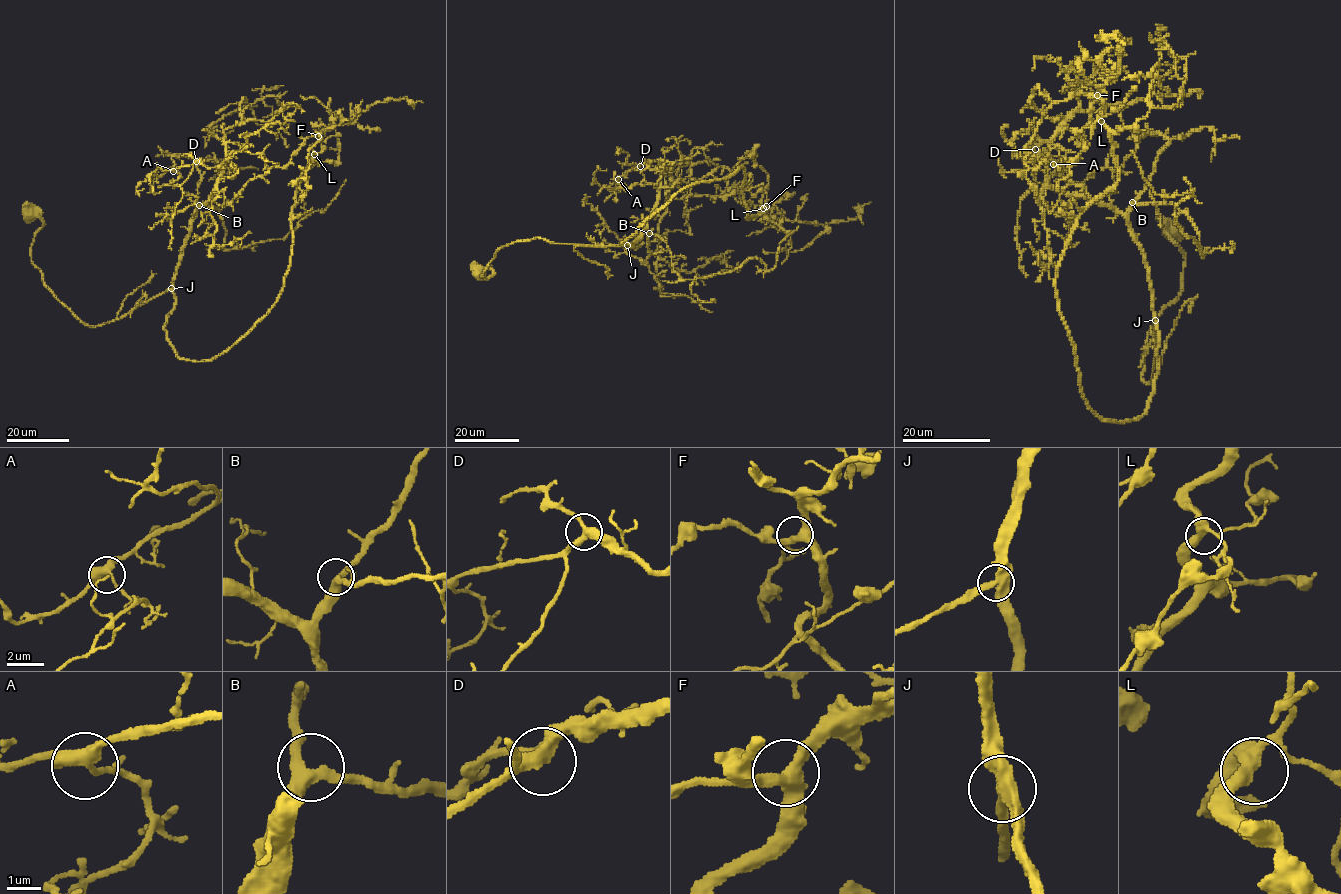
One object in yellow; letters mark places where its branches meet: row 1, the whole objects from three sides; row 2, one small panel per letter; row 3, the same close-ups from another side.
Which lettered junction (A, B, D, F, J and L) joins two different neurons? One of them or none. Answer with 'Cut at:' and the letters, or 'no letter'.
Cut at: no letter

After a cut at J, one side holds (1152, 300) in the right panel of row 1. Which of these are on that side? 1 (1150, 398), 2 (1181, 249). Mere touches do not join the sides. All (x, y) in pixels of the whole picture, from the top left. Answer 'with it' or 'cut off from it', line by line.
1: with it
2: cut off from it

